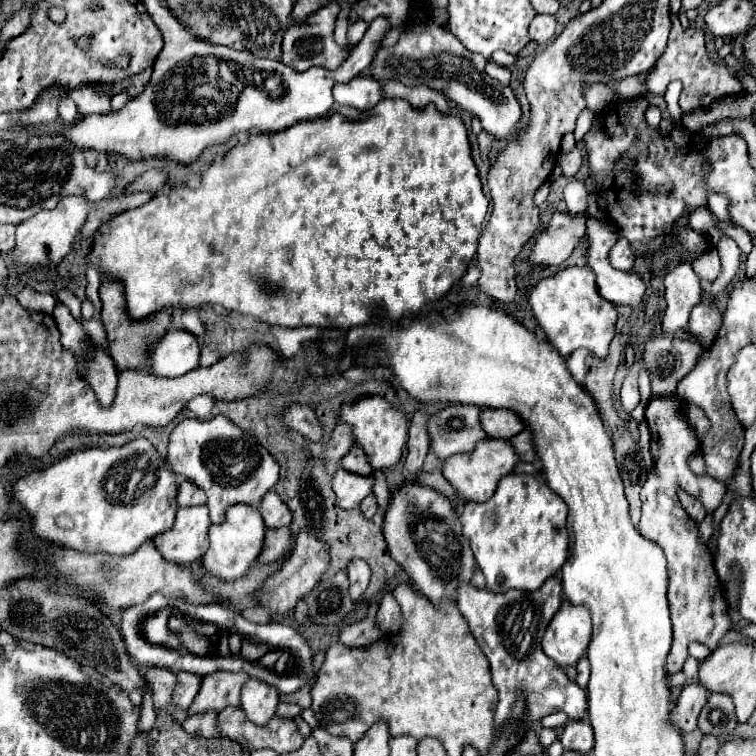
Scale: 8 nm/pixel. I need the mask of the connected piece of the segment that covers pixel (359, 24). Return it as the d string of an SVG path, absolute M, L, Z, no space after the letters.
M362 19L350 21L350 25L348 25L348 41L350 41L350 45L356 45L362 39L362 35L366 33L366 29L368 29L366 21L362 21Z

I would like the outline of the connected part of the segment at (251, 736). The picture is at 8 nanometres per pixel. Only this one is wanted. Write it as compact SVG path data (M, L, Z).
M224 709L218 713L218 729L222 737L236 739L244 749L274 749L276 753L290 753L302 745L296 723L274 717L264 727L246 721L242 709Z

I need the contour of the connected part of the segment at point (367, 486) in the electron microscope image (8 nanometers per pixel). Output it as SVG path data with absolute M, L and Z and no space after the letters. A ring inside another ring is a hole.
M340 469L334 475L334 493L336 493L338 505L344 509L358 507L360 501L374 491L374 483L376 483L374 475L362 477L362 475L354 475Z

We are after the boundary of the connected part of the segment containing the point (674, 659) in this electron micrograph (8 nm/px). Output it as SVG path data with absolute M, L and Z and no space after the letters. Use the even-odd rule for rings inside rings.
M652 395L644 411L648 429L652 433L652 441L650 441L652 469L640 491L642 519L638 525L640 535L660 545L668 561L668 577L670 577L668 607L670 607L670 619L674 627L674 641L672 641L672 649L668 655L668 663L666 663L668 675L682 669L688 657L688 645L692 641L698 641L702 645L716 649L718 641L732 627L728 601L724 599L724 587L716 575L712 553L706 547L706 543L700 539L698 523L686 515L686 511L682 509L676 497L676 489L682 485L696 485L696 481L714 481L708 475L696 477L688 467L688 457L698 451L700 443L698 443L696 431L684 419L682 403L684 401L676 395L670 395L670 397Z

